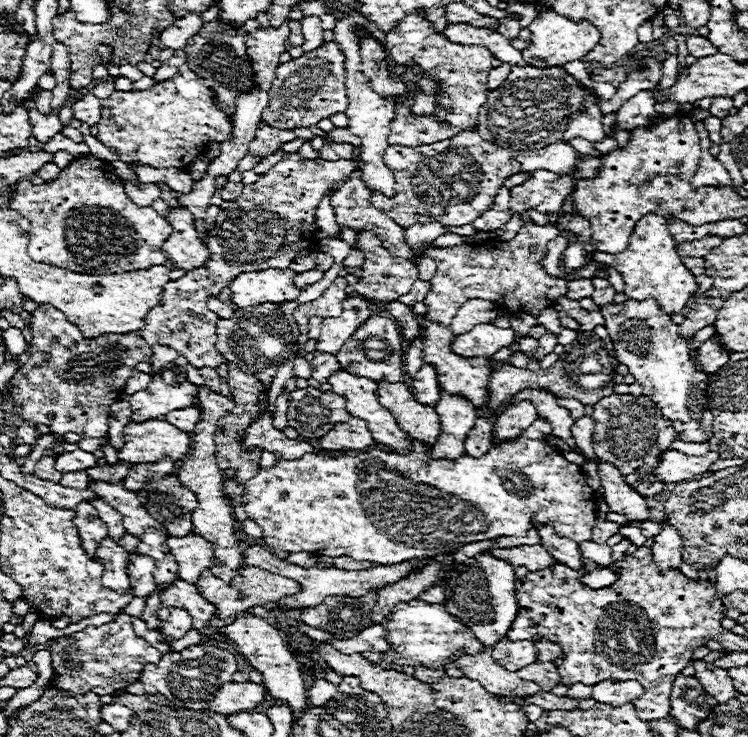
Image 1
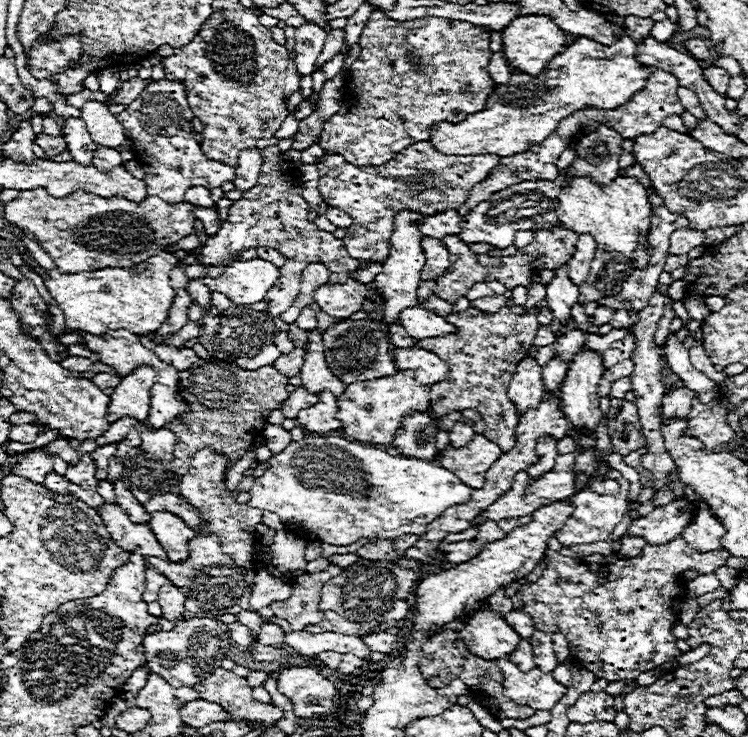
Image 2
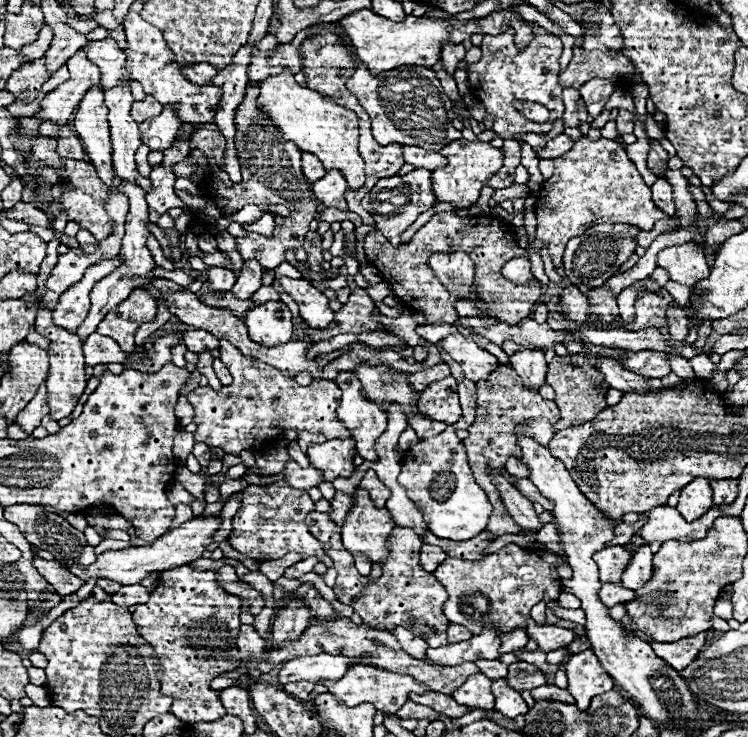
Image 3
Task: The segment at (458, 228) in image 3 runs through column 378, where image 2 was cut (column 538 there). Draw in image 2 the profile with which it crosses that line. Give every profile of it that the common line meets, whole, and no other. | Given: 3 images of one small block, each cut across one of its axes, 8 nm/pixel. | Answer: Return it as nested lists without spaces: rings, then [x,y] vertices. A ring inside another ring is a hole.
[[[560,226],[560,228],[554,228],[554,230],[540,230],[536,232],[534,240],[518,250],[514,256],[490,256],[490,254],[476,254],[470,250],[470,244],[462,242],[460,236],[444,236],[440,238],[442,244],[448,248],[448,260],[450,260],[450,268],[440,274],[436,278],[436,290],[434,294],[440,296],[442,300],[454,304],[456,300],[464,298],[468,288],[472,288],[476,282],[500,282],[504,284],[508,290],[514,290],[516,286],[530,286],[532,284],[532,276],[538,272],[538,270],[554,270],[554,268],[560,268],[564,266],[572,254],[576,252],[576,240],[578,240],[578,234]]]

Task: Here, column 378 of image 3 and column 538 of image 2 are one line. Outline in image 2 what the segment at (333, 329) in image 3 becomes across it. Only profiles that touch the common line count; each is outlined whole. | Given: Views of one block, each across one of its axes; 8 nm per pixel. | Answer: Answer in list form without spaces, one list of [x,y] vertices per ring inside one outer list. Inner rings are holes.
[[[472,306],[464,312],[448,314],[448,320],[452,320],[452,324],[456,324],[456,328],[460,328],[460,336],[442,336],[440,340],[420,340],[422,348],[436,352],[436,356],[440,356],[442,360],[448,360],[448,366],[450,366],[448,378],[430,388],[431,408],[426,411],[428,416],[442,418],[454,410],[460,412],[467,408],[478,410],[484,414],[484,424],[486,424],[484,436],[488,440],[496,442],[502,448],[502,452],[508,452],[516,444],[514,430],[518,424],[518,414],[516,414],[514,404],[506,396],[506,388],[508,388],[508,380],[512,380],[512,374],[514,374],[518,362],[524,360],[524,356],[528,356],[528,348],[534,346],[534,336],[540,328],[536,316],[538,316],[538,310],[530,310],[524,316],[514,314],[510,308],[500,308],[494,314],[486,314]]]

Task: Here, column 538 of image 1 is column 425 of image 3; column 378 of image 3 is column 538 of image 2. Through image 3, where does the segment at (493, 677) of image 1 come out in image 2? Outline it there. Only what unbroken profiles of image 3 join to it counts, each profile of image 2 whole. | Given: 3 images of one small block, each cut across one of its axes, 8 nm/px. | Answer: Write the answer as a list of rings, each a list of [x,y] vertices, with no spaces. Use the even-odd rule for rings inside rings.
[[[496,660],[504,676],[504,696],[520,706],[530,706],[534,710],[552,710],[554,704],[566,694],[566,688],[558,684],[552,674],[544,674],[538,668],[522,672],[510,660]]]

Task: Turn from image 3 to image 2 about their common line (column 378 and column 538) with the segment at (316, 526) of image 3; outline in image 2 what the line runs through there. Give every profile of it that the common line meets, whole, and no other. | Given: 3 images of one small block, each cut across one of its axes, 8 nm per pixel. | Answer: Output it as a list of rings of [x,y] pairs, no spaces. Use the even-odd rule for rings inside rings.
[[[676,538],[672,540],[672,544],[664,544],[664,546],[646,544],[639,556],[609,563],[603,580],[602,566],[598,571],[590,570],[578,558],[568,558],[562,556],[560,552],[546,550],[544,558],[548,560],[548,564],[544,568],[544,574],[540,576],[540,582],[522,584],[518,592],[512,596],[512,604],[514,610],[530,614],[536,628],[550,634],[556,632],[564,634],[566,640],[570,642],[568,646],[574,660],[584,668],[588,668],[592,674],[596,674],[596,680],[598,678],[604,678],[608,682],[626,680],[630,684],[642,672],[654,670],[656,666],[666,664],[682,654],[676,648],[676,638],[672,636],[672,628],[678,620],[678,612],[684,602],[684,588],[678,576],[686,570],[696,570],[702,575],[713,573],[716,568],[726,564],[728,556],[730,556],[728,550],[700,554],[692,550],[682,538]]]

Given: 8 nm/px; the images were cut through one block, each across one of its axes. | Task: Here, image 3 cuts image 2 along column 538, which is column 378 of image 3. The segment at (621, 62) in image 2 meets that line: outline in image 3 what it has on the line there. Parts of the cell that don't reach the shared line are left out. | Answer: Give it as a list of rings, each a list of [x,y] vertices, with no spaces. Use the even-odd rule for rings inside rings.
[[[360,64],[348,78],[346,88],[368,112],[372,120],[372,134],[382,146],[400,142],[408,146],[422,146],[428,150],[442,150],[446,144],[462,138],[462,132],[456,130],[452,124],[452,120],[456,118],[454,104],[442,92],[440,80],[430,68],[400,66],[380,74],[370,74],[366,64]]]

